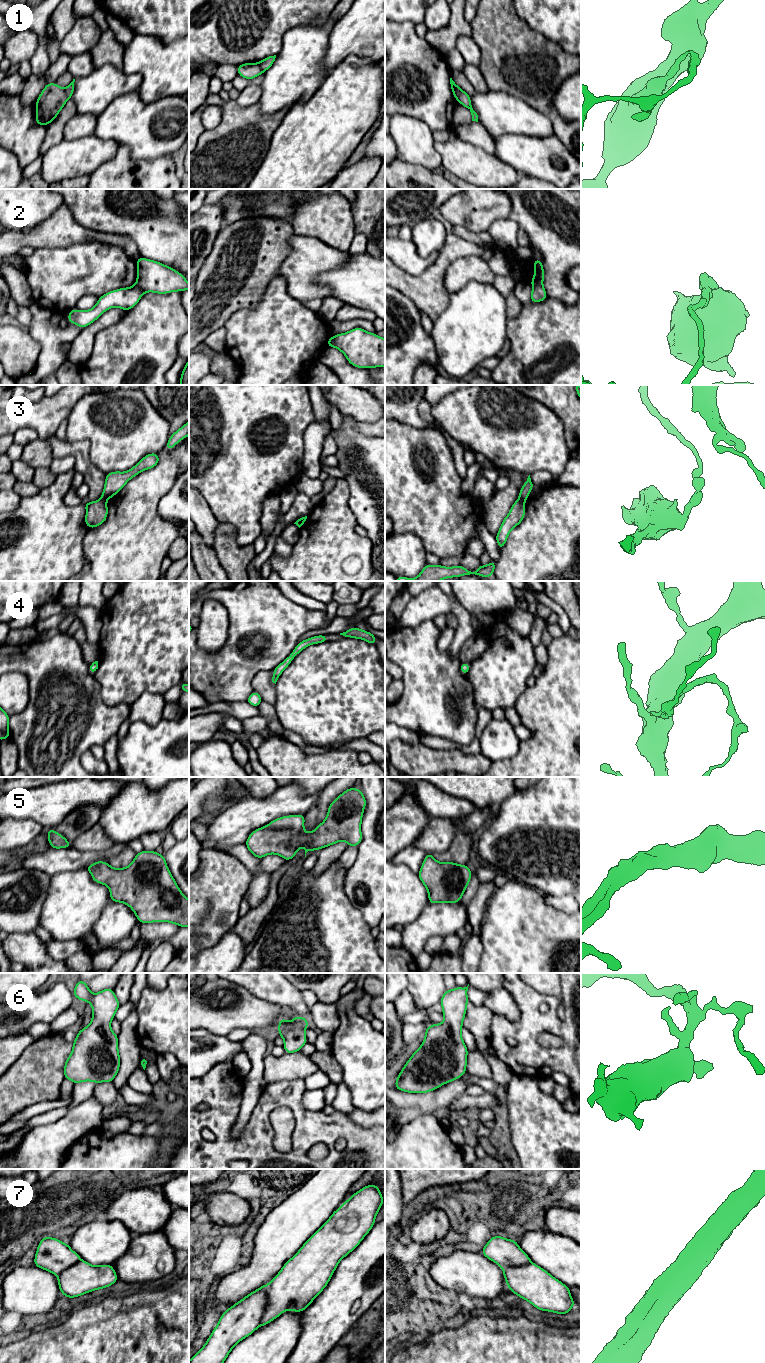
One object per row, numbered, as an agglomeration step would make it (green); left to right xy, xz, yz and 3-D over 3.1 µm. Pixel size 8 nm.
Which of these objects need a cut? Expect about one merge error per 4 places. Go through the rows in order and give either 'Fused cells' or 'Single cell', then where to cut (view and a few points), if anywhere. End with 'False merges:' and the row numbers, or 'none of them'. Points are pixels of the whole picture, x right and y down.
1: Fused cells. Split along xy (63, 89), (68, 98)
2: Fused cells. Split along yz (533, 285), (542, 286)
3: Fused cells. Split along yz (519, 498), (524, 501)
4: Single cell. No split
5: Single cell. No split
6: Single cell. No split
7: Single cell. No split
False merges: 1, 2, 3

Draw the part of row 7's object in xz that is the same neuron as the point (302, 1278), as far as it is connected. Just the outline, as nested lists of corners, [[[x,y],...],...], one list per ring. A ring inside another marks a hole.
[[[375,1184],[367,1185],[354,1193],[283,1265],[269,1284],[248,1294],[221,1315],[208,1340],[189,1363],[223,1363],[234,1346],[258,1327],[272,1322],[289,1309],[293,1312],[304,1311],[327,1286],[339,1262],[352,1252],[372,1229],[382,1206],[383,1196]]]

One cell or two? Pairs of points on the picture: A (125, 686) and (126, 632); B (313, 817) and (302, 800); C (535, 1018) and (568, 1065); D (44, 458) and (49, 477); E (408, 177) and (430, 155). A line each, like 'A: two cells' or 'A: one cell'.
A: one cell
B: two cells
C: one cell
D: one cell
E: two cells

